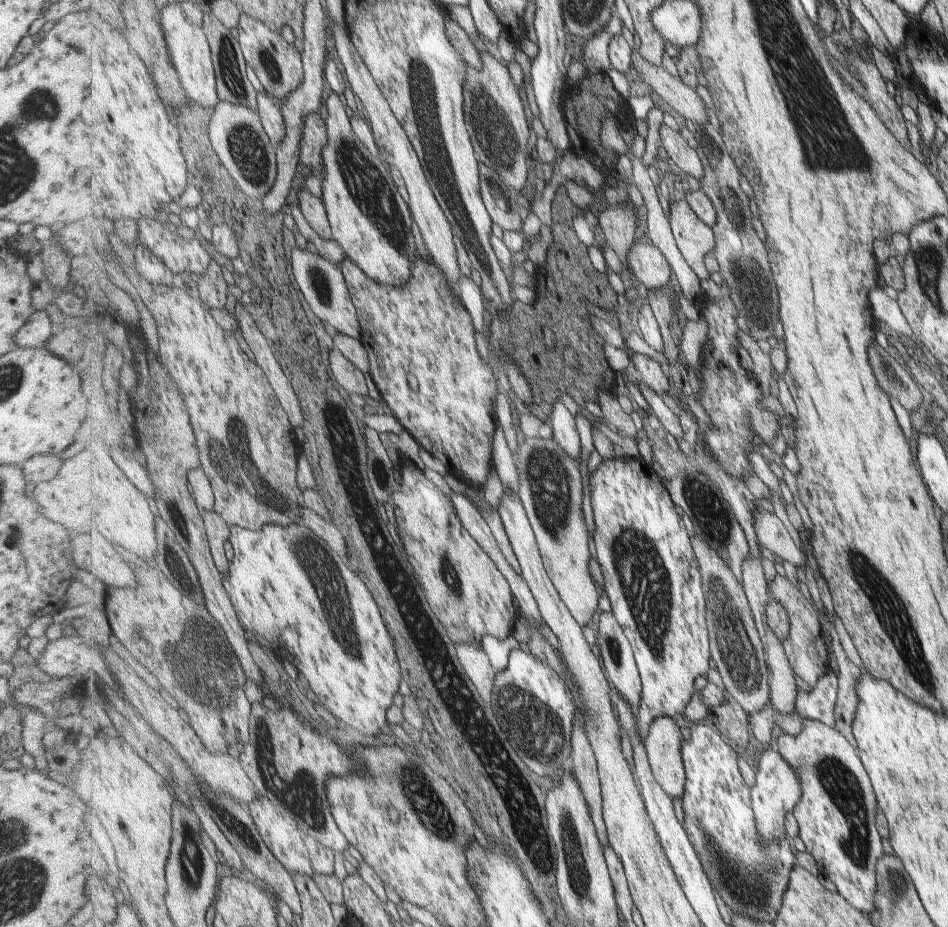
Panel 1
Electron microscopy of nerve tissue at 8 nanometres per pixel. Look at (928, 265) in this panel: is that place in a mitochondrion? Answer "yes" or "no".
yes

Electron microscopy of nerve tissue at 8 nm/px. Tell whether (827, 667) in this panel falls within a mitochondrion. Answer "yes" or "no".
no

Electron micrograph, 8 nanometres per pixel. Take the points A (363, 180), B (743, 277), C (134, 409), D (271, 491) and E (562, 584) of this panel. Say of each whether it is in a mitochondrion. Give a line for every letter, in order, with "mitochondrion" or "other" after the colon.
A: mitochondrion
B: mitochondrion
C: other
D: mitochondrion
E: other

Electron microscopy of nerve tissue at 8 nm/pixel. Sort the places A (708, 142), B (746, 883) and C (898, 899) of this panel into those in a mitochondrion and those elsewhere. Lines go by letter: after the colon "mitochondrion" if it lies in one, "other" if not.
A: other
B: mitochondrion
C: mitochondrion

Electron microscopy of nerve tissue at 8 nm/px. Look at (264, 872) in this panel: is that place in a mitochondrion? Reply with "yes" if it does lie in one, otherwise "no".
no

